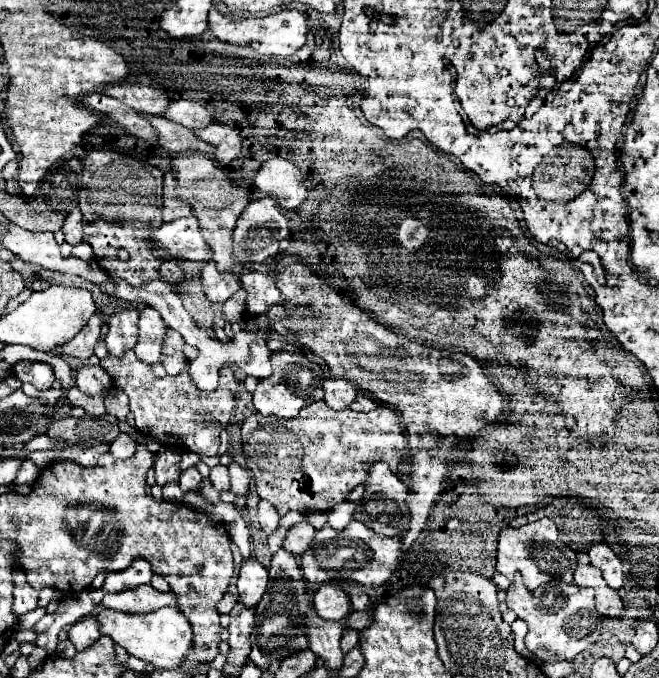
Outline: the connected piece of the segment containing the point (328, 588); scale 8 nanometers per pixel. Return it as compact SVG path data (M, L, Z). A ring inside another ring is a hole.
M333 583L321 585L317 589L317 593L313 595L313 607L317 615L325 621L341 621L351 611L349 597L343 593L339 585Z

